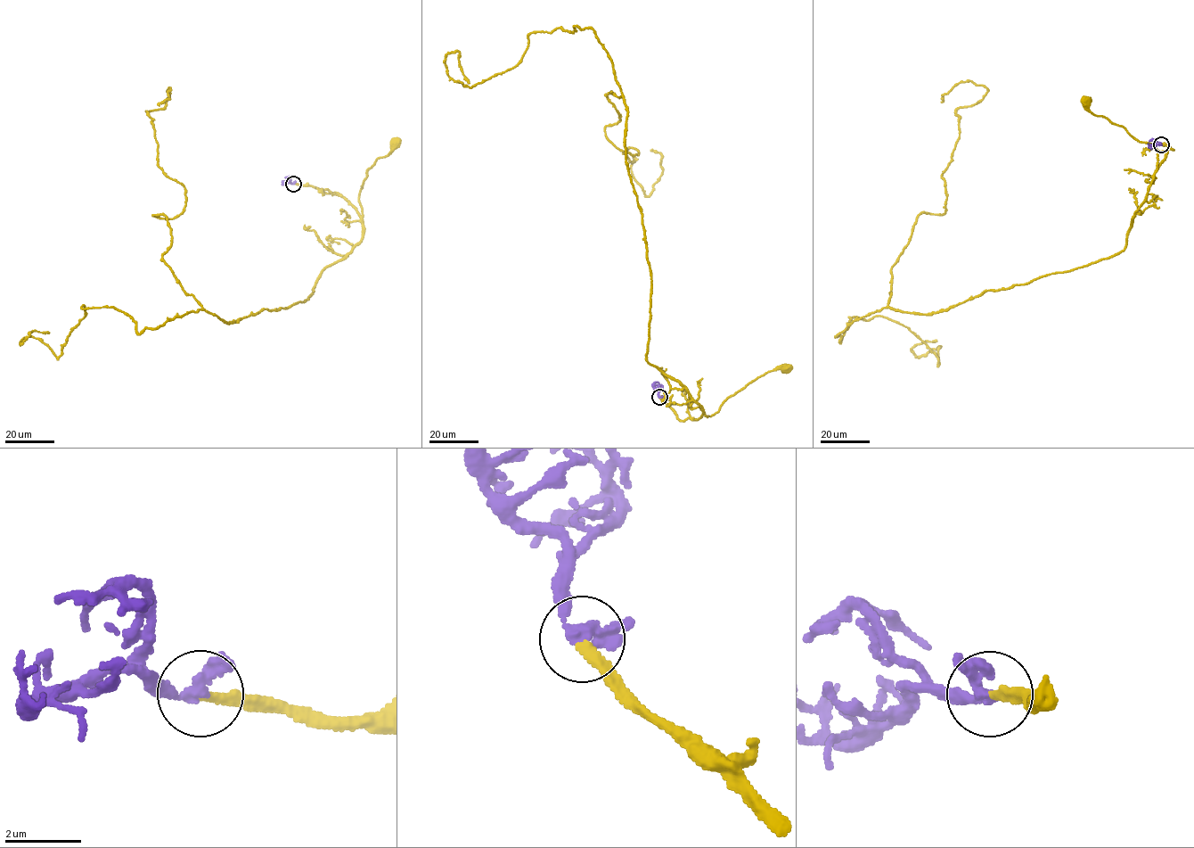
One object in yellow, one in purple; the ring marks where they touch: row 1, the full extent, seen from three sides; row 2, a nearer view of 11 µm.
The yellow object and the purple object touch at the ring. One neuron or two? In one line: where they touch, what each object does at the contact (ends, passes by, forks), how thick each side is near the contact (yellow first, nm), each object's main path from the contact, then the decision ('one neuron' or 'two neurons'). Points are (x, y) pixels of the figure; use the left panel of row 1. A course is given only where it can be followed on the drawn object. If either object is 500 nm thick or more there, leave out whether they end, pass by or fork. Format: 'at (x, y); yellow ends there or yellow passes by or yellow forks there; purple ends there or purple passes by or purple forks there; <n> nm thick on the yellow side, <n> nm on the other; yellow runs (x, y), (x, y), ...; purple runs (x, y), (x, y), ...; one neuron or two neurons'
at (293, 184); yellow ends there; purple passes by; 240 nm thick on the yellow side, 260 nm on the other; yellow runs (294, 183), (338, 193), (362, 216), (359, 193), (366, 173), (377, 159), (388, 155), (391, 142), (394, 142); purple runs (294, 183), (282, 184), (286, 180); one neuron

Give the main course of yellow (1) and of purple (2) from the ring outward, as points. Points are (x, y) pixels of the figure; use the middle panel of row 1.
1: (659, 397), (682, 421), (696, 419), (702, 415), (711, 415), (723, 401), (767, 372), (779, 366), (785, 368)
2: (659, 397), (653, 384), (658, 382)

